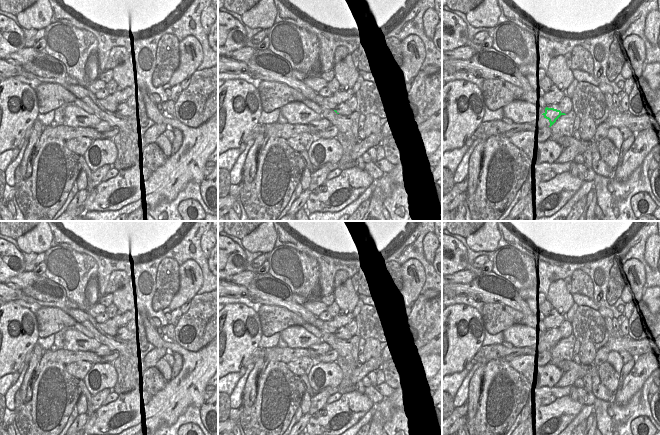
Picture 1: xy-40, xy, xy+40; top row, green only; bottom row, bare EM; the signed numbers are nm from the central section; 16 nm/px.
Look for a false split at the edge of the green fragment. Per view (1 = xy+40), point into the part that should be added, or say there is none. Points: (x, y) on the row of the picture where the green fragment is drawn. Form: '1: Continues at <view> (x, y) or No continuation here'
1: No continuation here.

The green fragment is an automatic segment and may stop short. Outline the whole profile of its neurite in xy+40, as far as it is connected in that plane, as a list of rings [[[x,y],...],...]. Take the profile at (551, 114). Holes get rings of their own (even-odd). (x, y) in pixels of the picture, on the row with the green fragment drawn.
[[[546,107],[545,112],[542,115],[544,116],[544,118],[549,120],[550,122],[549,127],[551,127],[561,115],[566,114],[562,113],[560,110]]]

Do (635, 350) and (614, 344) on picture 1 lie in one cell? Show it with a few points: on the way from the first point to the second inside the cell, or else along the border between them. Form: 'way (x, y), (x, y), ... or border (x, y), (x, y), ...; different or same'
way (630, 346), (619, 345); same

